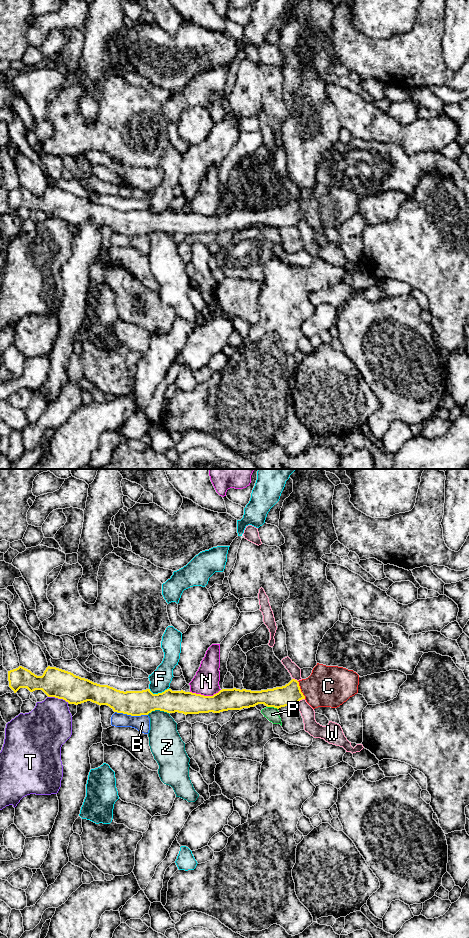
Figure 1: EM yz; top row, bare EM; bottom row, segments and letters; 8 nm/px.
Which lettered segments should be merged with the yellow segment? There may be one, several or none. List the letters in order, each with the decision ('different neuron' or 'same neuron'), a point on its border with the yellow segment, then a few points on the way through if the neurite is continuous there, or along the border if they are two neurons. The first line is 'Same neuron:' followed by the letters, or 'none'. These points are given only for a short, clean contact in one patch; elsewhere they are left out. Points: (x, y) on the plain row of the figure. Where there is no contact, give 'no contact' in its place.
Same neuron: C
B: different neuron | yz (131, 235) | along yz (115, 231), (131, 235), (147, 235)
C: same neuron | yz (300, 210) | across yz (289, 215), (300, 210), (328, 206)
F: different neuron | yz (158, 213) | along yz (168, 208), (157, 213), (152, 213), (149, 210)
N: different neuron | yz (205, 216) | along yz (220, 209), (212, 215), (190, 212)
P: different neuron | yz (272, 226)
T: different neuron | yz (58, 218) | along yz (48, 216), (62, 218), (68, 222)
W: different neuron | yz (299, 220) | along yz (304, 218), (296, 225)
Z: different neuron | yz (157, 229)

